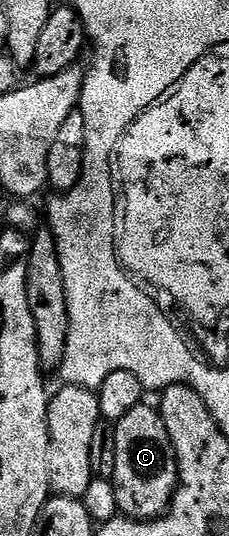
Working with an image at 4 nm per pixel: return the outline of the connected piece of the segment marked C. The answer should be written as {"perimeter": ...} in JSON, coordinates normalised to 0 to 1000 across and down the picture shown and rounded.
{"perimeter":[[[620,756],[572,763],[555,778],[502,791],[502,935],[515,955],[550,968],[690,968],[738,950],[738,937],[773,916],[773,854],[699,765]]]}

